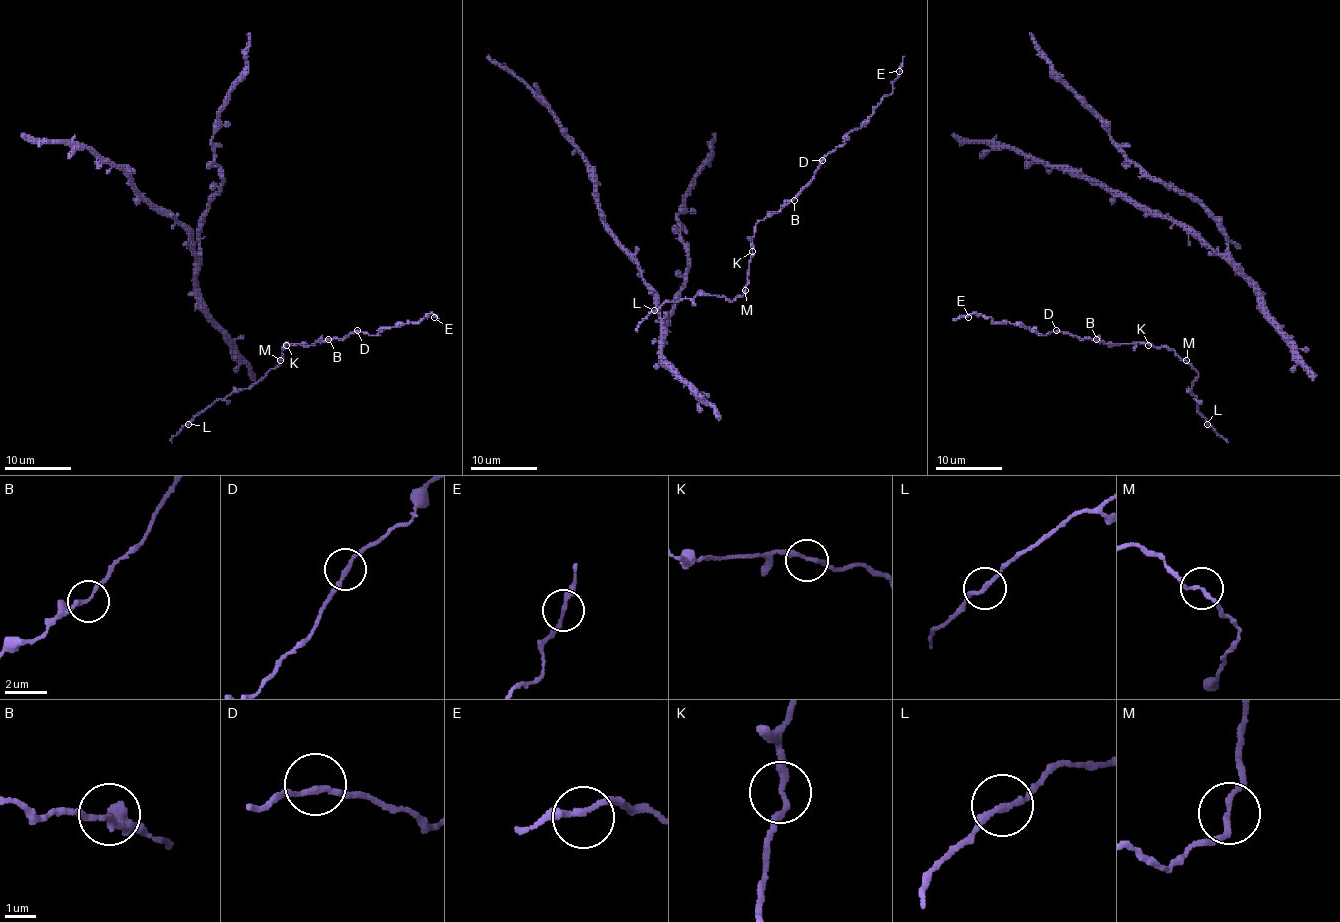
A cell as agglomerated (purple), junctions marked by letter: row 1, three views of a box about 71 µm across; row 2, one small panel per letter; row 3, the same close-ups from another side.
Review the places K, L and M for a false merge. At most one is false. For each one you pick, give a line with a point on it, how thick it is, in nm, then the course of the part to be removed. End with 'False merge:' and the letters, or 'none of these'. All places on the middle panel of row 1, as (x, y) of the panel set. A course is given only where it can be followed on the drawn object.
False merge: none of these

